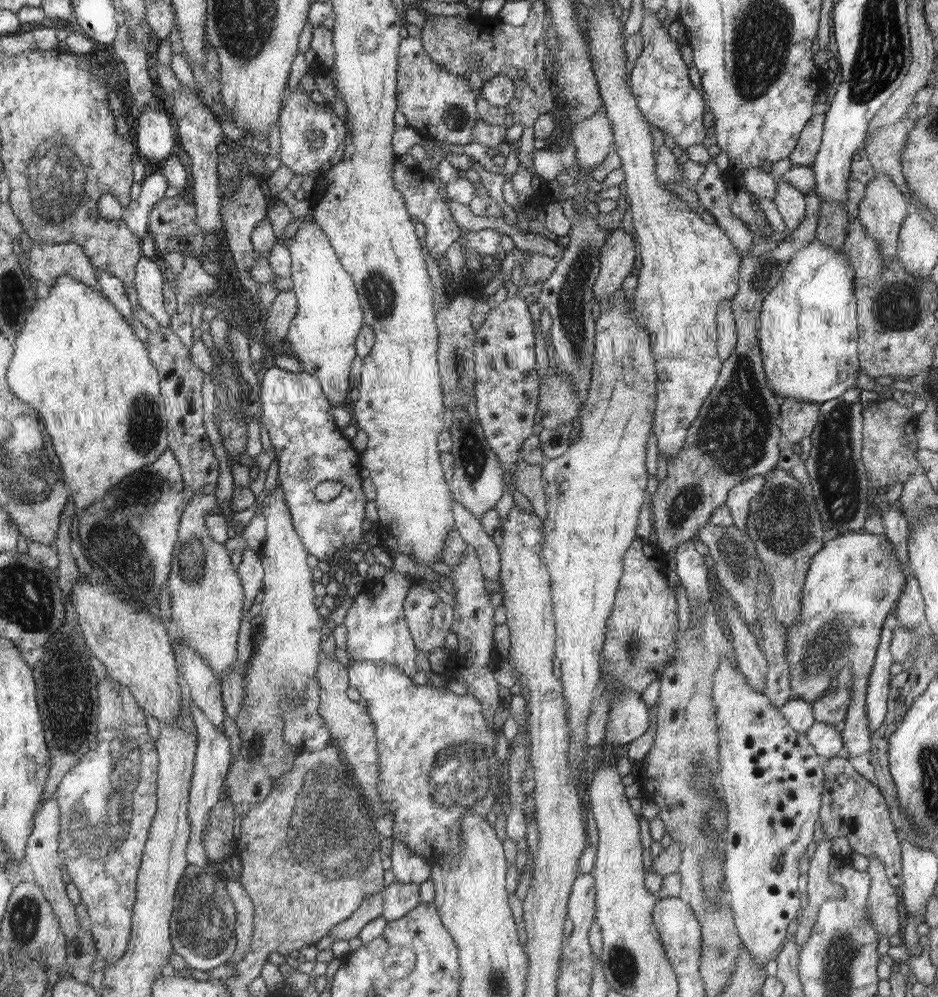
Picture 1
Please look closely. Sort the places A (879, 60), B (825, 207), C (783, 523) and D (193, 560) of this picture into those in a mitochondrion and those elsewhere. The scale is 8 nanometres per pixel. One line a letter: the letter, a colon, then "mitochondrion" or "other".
A: mitochondrion
B: other
C: mitochondrion
D: mitochondrion

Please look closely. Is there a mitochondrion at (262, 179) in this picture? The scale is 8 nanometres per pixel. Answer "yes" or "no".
no

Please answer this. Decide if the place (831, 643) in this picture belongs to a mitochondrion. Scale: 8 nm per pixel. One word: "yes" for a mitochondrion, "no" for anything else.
yes

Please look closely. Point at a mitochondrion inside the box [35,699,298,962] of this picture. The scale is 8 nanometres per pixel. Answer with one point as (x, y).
(104, 824)

